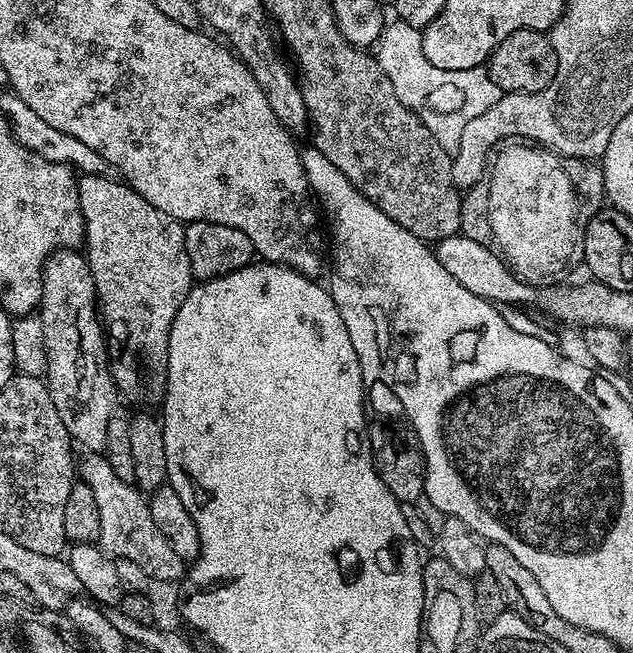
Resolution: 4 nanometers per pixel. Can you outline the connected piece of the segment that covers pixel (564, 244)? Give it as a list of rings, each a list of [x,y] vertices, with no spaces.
[[[519,138],[505,140],[495,149],[486,169],[486,178],[492,186],[488,204],[492,204],[492,228],[500,236],[504,250],[500,253],[505,264],[527,284],[537,286],[556,282],[559,276],[572,272],[584,262],[584,247],[580,245],[576,222],[575,202],[571,188],[568,187],[569,175],[564,169],[564,160],[555,152],[535,143]]]

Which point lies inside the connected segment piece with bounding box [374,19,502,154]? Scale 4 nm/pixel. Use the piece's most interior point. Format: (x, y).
(446, 101)

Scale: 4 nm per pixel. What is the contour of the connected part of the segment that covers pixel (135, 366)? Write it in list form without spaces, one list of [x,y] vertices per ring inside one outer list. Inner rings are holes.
[[[81,175],[78,180],[78,202],[84,219],[82,248],[94,278],[112,382],[121,397],[125,396],[136,404],[159,405],[168,381],[170,326],[174,322],[174,314],[178,314],[178,306],[186,302],[186,294],[194,287],[190,258],[184,252],[185,225],[179,220],[168,219],[162,210],[150,206],[142,194],[111,175]]]

